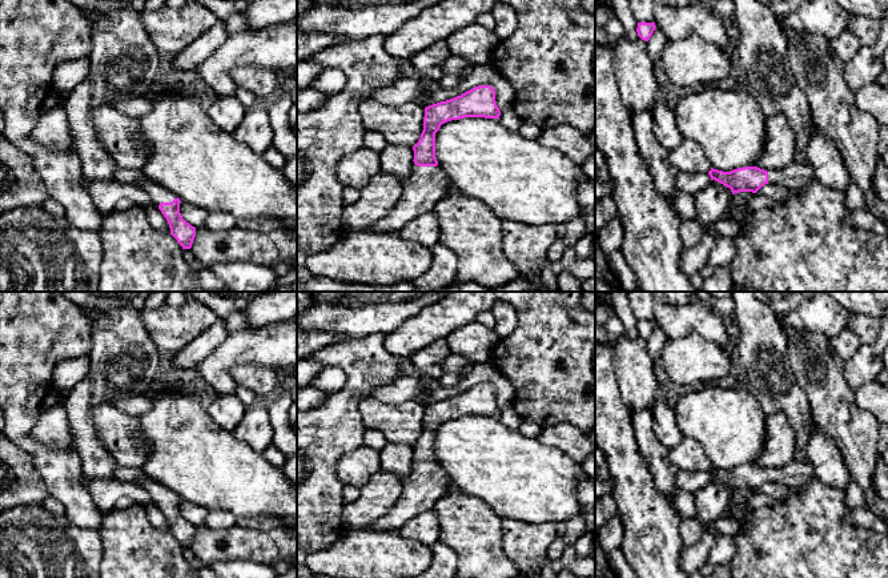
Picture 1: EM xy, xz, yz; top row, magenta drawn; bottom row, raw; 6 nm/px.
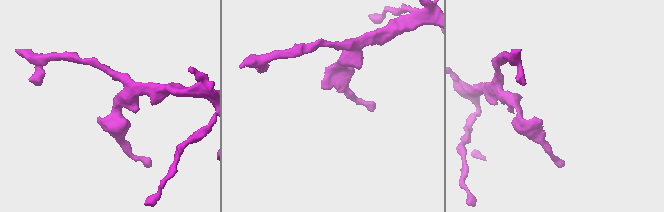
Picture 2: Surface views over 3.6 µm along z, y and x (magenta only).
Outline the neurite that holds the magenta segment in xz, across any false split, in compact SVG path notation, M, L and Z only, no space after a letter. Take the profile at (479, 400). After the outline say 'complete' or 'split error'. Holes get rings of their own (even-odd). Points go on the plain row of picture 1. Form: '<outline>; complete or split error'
M478 384L461 394L426 405L423 429L413 445L413 470L402 482L402 494L393 509L367 529L399 530L407 521L431 510L435 502L449 493L451 479L438 465L435 455L435 432L442 422L465 416L499 414L495 389L490 384Z; split error

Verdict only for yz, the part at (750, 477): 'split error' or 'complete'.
split error

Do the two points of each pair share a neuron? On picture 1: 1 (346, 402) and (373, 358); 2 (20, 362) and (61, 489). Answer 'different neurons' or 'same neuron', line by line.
1: same neuron
2: same neuron

